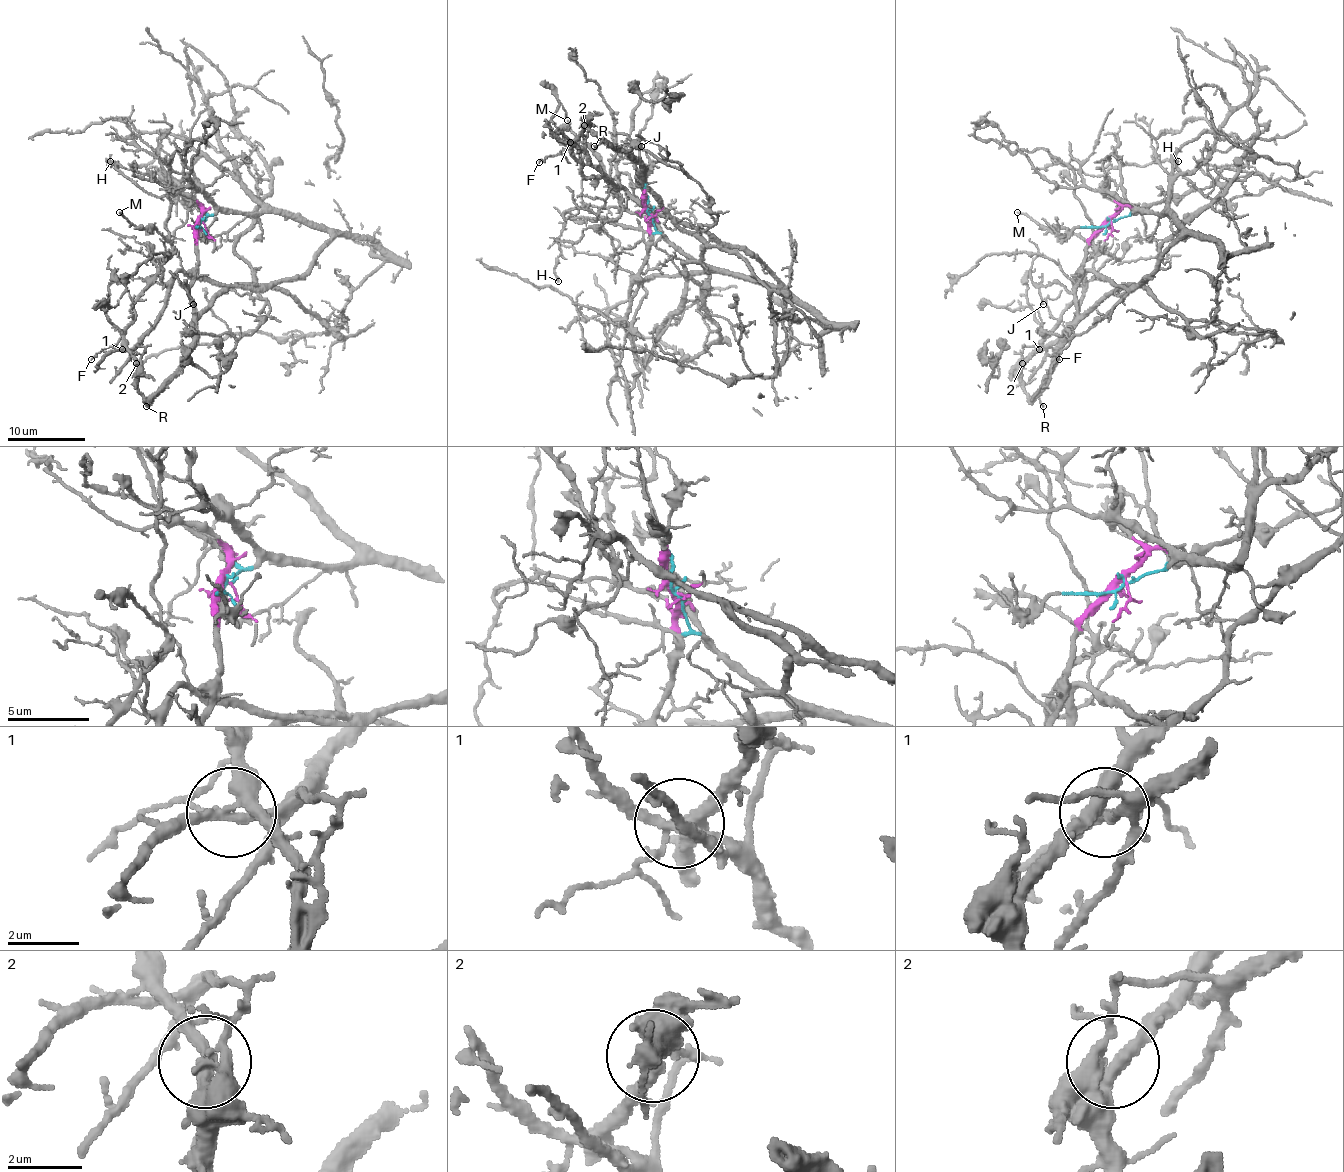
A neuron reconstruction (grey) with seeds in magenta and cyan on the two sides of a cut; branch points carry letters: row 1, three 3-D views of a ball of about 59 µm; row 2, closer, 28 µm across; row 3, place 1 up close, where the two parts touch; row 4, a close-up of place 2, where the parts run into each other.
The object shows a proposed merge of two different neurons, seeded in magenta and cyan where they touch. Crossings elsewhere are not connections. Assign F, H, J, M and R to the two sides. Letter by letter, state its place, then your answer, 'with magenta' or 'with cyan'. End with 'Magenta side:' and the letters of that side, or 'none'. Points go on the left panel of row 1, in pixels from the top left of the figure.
F: place (91, 359); with magenta
H: place (110, 161); with magenta
J: place (193, 304); with magenta
M: place (119, 212); with magenta
R: place (146, 406); with magenta
Magenta side: F, H, J, M, R

